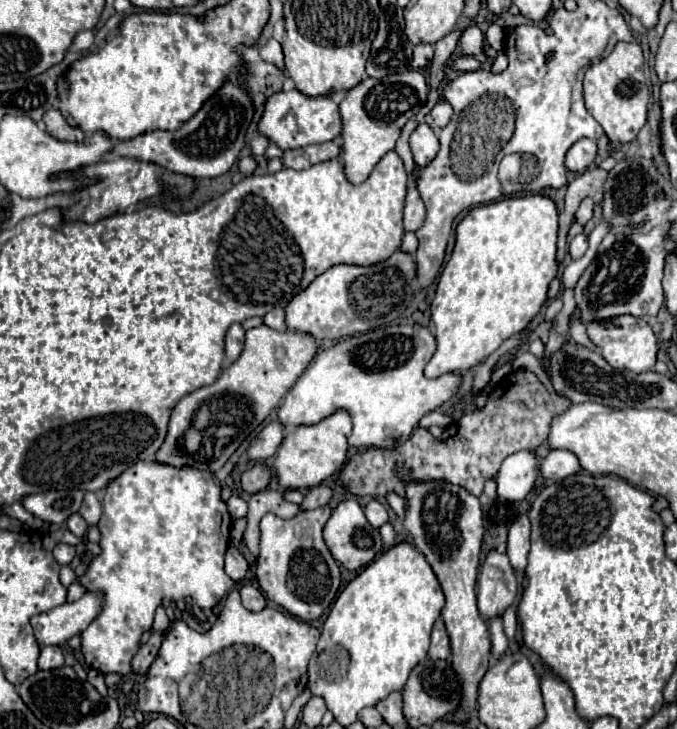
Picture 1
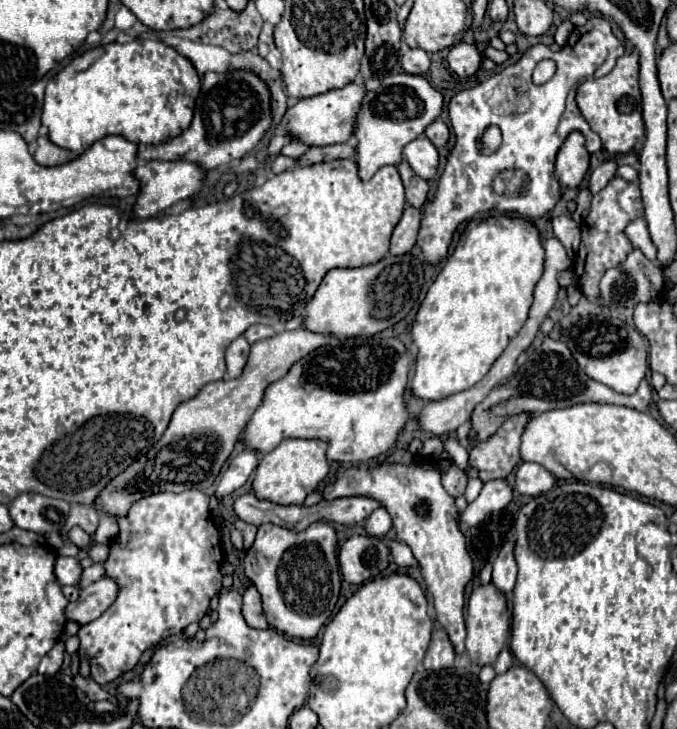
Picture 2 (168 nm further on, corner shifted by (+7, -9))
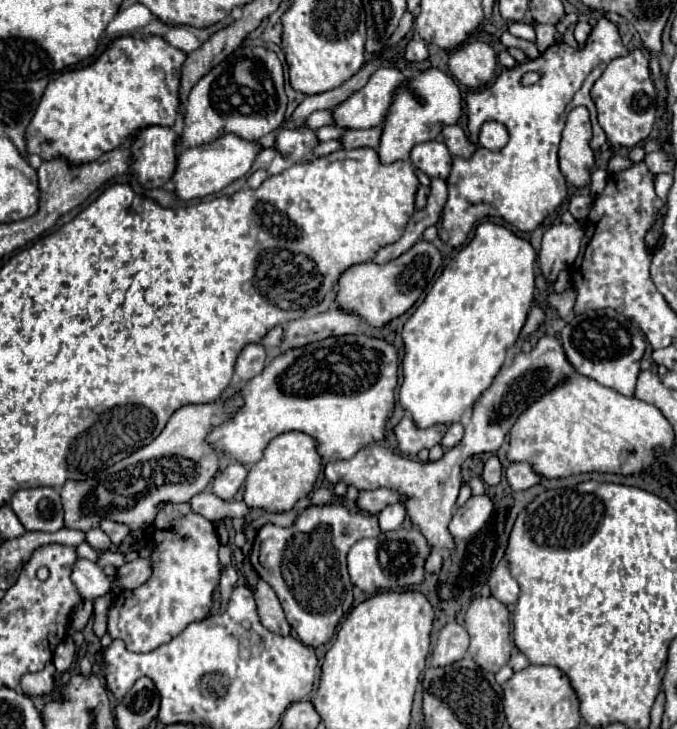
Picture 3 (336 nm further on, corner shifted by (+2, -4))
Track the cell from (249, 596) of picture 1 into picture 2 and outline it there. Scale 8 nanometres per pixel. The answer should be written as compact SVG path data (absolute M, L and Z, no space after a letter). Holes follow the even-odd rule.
M248 587L246 593L244 593L244 605L242 605L242 615L246 619L246 623L254 629L266 629L268 627L268 621L262 613L262 601L260 601L260 595L256 591L256 587Z

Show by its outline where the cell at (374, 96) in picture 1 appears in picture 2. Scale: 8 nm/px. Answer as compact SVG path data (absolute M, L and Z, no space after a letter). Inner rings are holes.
M390 75L378 89L368 91L354 121L354 137L358 141L354 159L358 165L358 177L368 181L380 167L398 165L402 159L402 147L424 133L424 129L442 113L442 103L442 93L422 75Z

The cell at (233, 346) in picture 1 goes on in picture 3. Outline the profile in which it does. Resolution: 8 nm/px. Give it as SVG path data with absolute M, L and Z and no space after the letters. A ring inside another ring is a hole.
M247 344L235 362L235 374L239 380L247 382L265 368L265 362L267 362L265 348L261 344Z

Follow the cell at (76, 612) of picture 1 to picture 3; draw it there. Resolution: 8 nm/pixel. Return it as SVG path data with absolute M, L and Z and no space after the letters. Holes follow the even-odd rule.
M137 558L135 562L127 562L125 566L119 568L119 576L115 580L117 586L121 586L123 590L135 590L137 586L141 586L143 582L149 580L153 568L151 568L151 558Z

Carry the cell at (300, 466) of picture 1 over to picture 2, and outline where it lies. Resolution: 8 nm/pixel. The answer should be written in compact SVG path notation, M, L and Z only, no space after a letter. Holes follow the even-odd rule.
M284 439L274 451L264 455L258 463L254 477L254 493L260 499L268 499L280 505L302 505L306 495L316 491L330 471L326 459L328 443L322 439Z

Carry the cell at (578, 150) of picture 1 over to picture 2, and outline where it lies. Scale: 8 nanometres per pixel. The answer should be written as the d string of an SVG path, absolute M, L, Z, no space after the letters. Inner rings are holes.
M578 131L570 133L556 157L558 181L570 189L576 189L588 171L588 163L590 163L590 153L586 151L584 137Z

